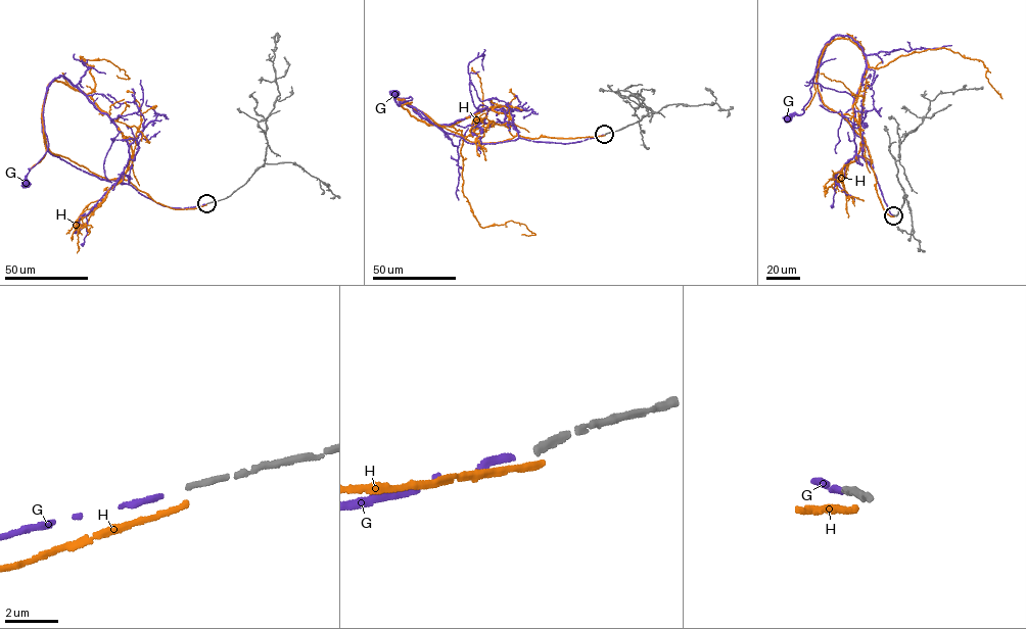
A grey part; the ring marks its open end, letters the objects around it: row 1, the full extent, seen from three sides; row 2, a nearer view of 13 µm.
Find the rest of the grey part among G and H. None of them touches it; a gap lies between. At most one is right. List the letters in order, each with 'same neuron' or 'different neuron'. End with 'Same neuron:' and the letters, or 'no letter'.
G: same neuron
H: different neuron
Same neuron: G

